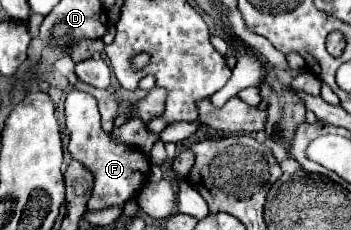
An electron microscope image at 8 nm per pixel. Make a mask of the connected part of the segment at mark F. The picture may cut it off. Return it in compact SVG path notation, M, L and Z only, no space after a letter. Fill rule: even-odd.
M71 91L65 99L65 117L67 117L67 131L69 131L69 153L73 159L77 159L85 169L93 175L93 197L87 203L89 211L105 209L111 205L123 207L129 199L133 199L141 187L149 179L149 159L135 147L121 141L115 141L111 131L103 131L101 127L101 115L97 109L97 101L93 95L83 91Z

